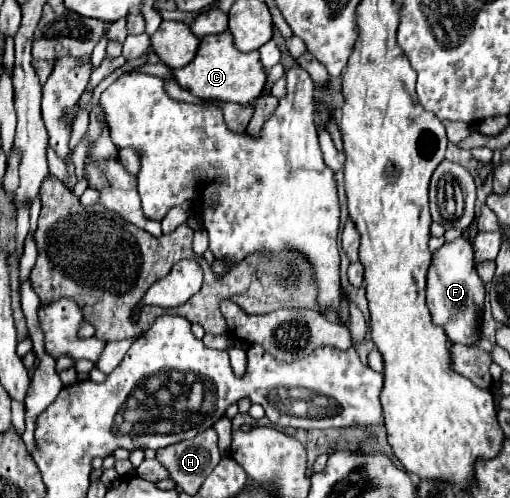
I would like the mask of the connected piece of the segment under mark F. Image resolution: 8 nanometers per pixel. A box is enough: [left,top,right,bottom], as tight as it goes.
[427,238,485,344]

